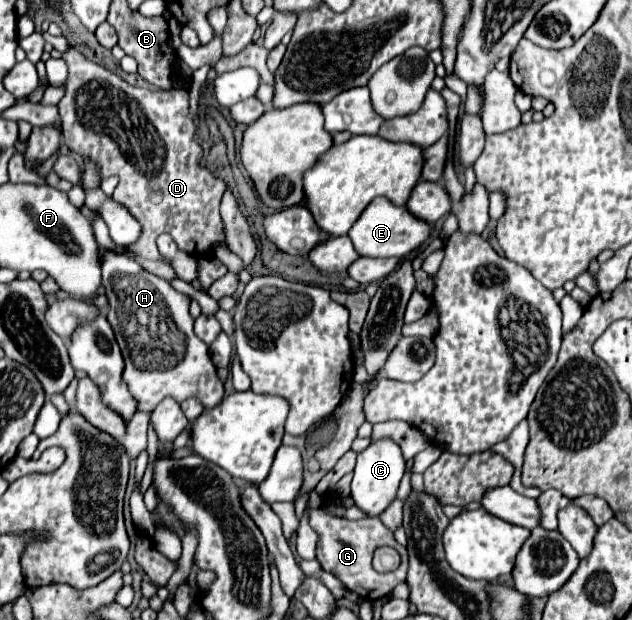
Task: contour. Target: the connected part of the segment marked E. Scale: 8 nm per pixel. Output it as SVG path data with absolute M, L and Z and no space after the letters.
M375 198L365 212L359 216L359 220L351 226L349 238L355 244L355 250L359 256L399 256L405 258L413 250L417 250L421 244L425 244L431 238L433 226L417 216L413 216L405 206L395 206L391 200Z

